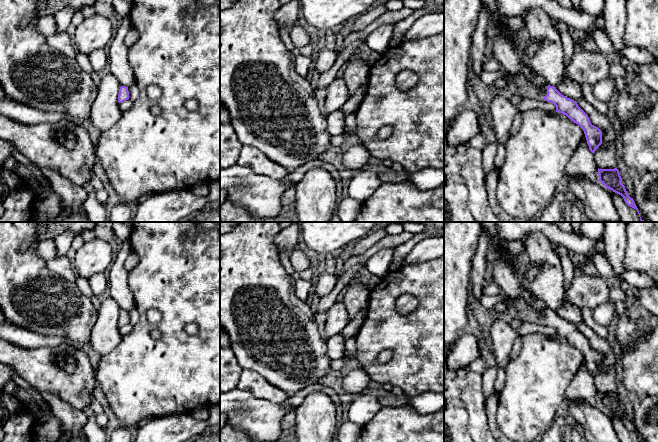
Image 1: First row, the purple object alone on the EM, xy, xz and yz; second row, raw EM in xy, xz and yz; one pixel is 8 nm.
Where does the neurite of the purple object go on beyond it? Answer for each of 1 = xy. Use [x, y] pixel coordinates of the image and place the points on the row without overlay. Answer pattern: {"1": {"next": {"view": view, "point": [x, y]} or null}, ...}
{"1": {"next": null}}

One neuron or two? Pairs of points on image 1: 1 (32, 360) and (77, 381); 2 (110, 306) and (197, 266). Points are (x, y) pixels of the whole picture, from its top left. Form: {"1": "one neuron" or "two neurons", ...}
{"1": "one neuron", "2": "two neurons"}

